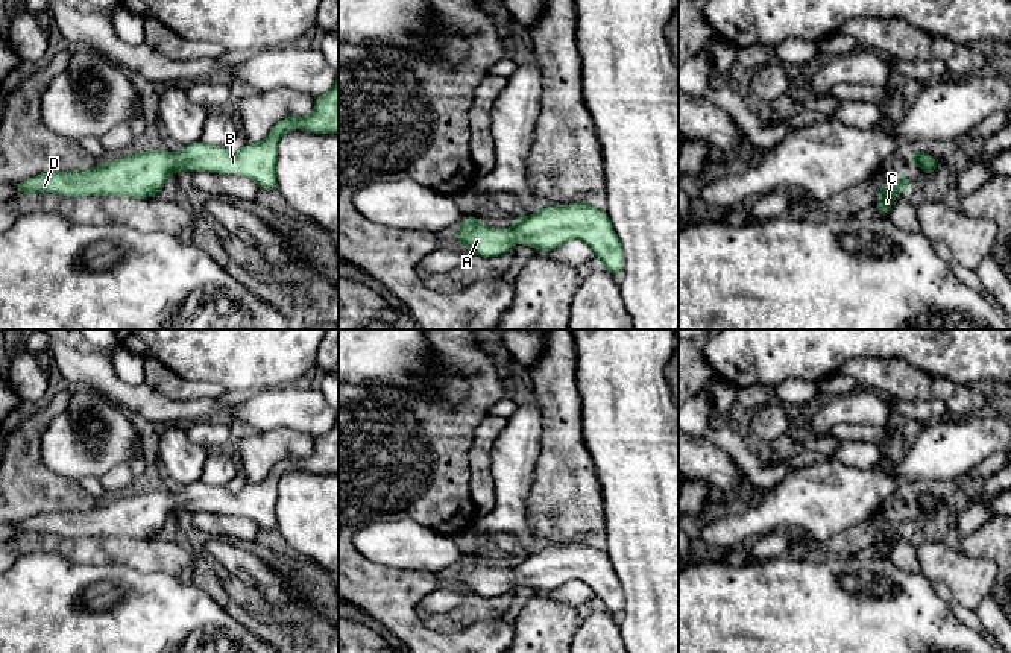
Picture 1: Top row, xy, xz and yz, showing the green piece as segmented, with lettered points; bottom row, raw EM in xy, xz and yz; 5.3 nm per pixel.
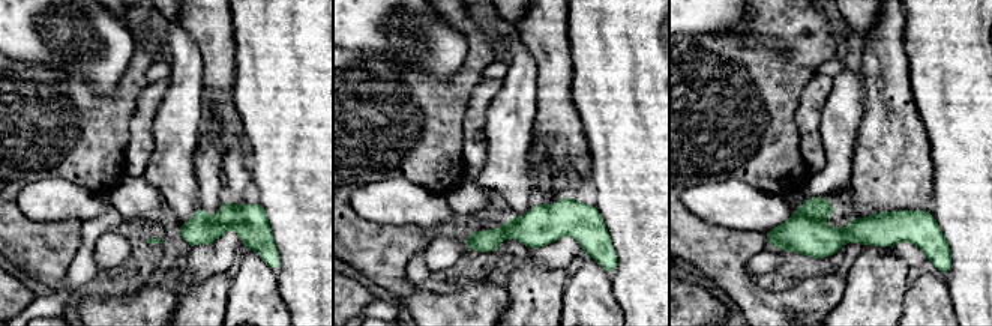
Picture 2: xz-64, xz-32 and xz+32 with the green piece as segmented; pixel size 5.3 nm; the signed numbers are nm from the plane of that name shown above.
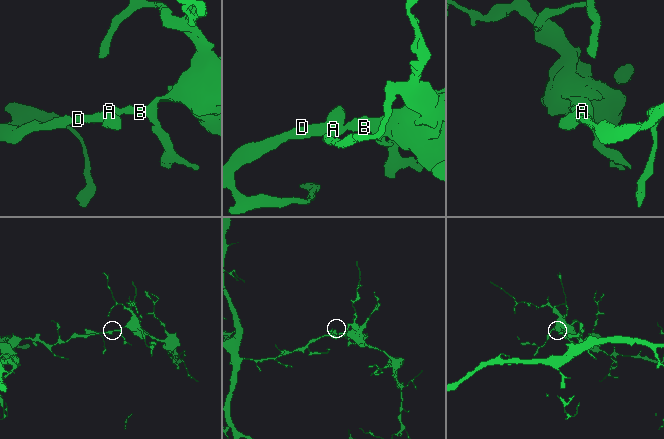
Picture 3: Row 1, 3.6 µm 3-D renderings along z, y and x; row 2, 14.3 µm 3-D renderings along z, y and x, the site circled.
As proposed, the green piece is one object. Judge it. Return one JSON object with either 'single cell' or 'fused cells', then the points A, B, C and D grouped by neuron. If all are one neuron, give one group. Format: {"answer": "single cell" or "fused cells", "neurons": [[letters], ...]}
{"answer": "single cell", "neurons": [["A", "B", "C", "D"]]}

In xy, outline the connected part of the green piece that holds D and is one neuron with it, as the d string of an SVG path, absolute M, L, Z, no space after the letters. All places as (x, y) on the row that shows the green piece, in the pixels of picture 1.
M339 73L334 87L314 99L313 112L305 117L285 117L275 123L267 137L260 143L246 143L238 152L232 153L226 146L216 147L203 141L196 141L185 146L181 152L172 153L167 149L141 152L135 155L121 156L109 164L97 164L90 170L67 170L39 173L30 179L24 179L15 184L17 196L30 193L55 193L67 197L80 196L123 196L134 199L149 199L159 194L170 175L179 169L182 172L211 172L222 175L243 175L255 181L260 190L275 191L278 190L276 179L276 161L278 161L278 141L290 131L305 129L313 134L339 134Z

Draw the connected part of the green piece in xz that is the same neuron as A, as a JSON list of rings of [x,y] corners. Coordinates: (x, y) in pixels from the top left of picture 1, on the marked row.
[[[586,202],[543,207],[534,214],[515,216],[507,229],[481,225],[477,216],[458,223],[454,240],[468,252],[486,258],[510,252],[518,241],[536,251],[553,251],[580,240],[610,273],[619,276],[624,270],[624,251],[606,211]]]

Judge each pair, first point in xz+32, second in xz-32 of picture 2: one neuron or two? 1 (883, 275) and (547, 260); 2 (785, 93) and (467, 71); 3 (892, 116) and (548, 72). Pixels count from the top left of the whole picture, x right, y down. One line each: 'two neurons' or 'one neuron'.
1: two neurons
2: one neuron
3: one neuron

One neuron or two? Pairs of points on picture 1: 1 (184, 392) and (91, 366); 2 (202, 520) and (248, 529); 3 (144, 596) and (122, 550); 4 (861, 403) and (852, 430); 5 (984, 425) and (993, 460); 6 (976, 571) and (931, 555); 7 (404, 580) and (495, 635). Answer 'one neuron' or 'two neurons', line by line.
1: two neurons
2: one neuron
3: two neurons
4: two neurons
5: two neurons
6: one neuron
7: one neuron

